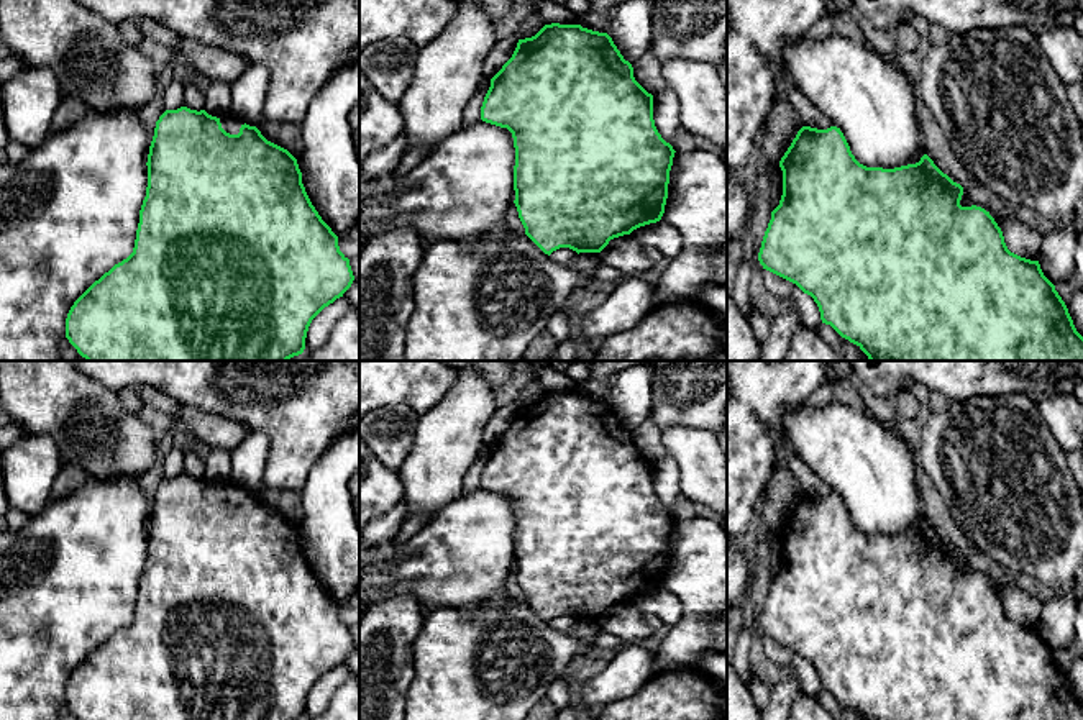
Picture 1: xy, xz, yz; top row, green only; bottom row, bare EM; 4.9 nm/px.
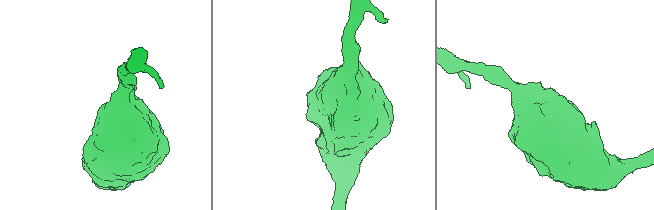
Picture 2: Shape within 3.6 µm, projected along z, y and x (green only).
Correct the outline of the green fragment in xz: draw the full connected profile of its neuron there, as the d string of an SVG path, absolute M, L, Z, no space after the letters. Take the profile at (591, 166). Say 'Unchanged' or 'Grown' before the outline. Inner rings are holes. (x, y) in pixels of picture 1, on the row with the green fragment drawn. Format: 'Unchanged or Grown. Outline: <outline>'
Unchanged. Outline: M545 25L535 36L519 39L512 57L491 79L481 120L507 128L514 138L514 190L525 235L545 253L560 248L601 253L610 239L656 223L665 213L674 149L658 133L653 95L633 77L607 33L581 25Z

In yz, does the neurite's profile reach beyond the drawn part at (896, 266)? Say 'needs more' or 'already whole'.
already whole

